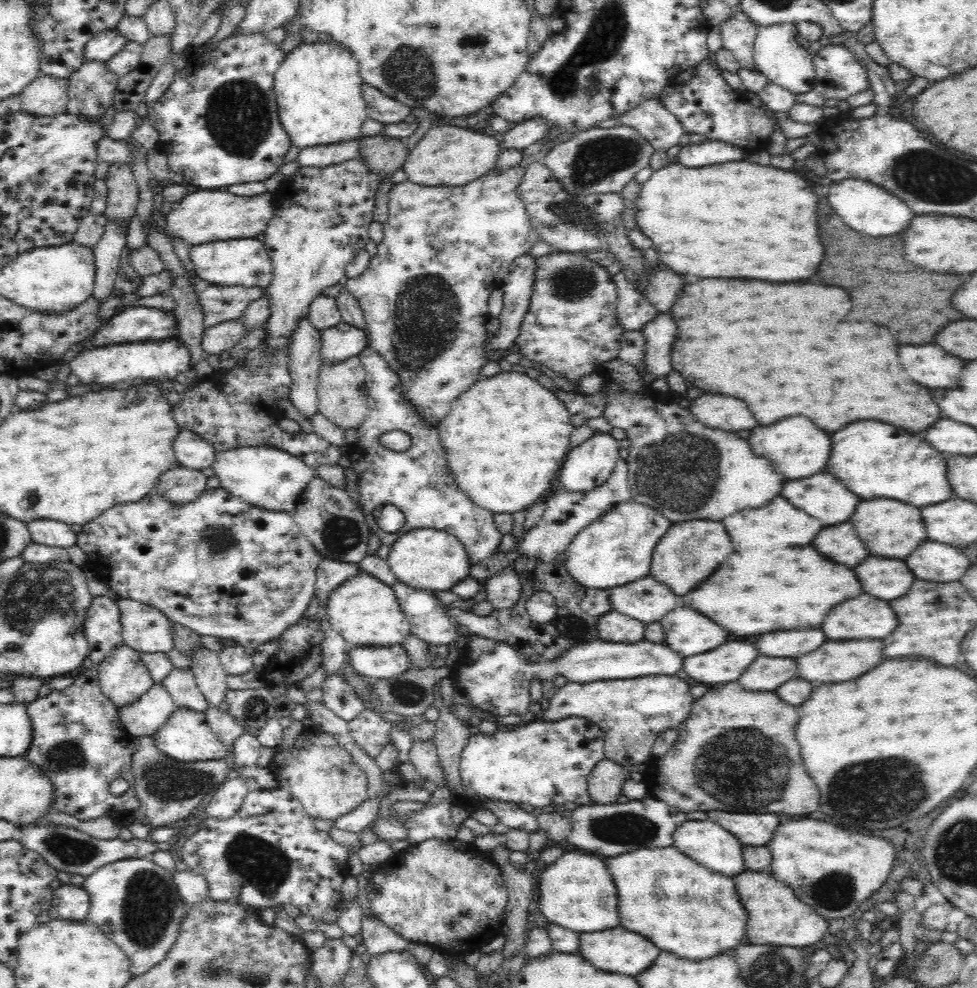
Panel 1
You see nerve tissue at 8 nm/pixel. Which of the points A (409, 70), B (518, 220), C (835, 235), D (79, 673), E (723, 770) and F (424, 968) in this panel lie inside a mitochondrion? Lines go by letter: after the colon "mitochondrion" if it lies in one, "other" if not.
A: mitochondrion
B: other
C: mitochondrion
D: other
E: mitochondrion
F: other

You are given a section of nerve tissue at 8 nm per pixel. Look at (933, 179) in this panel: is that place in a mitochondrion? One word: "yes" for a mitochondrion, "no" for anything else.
yes

